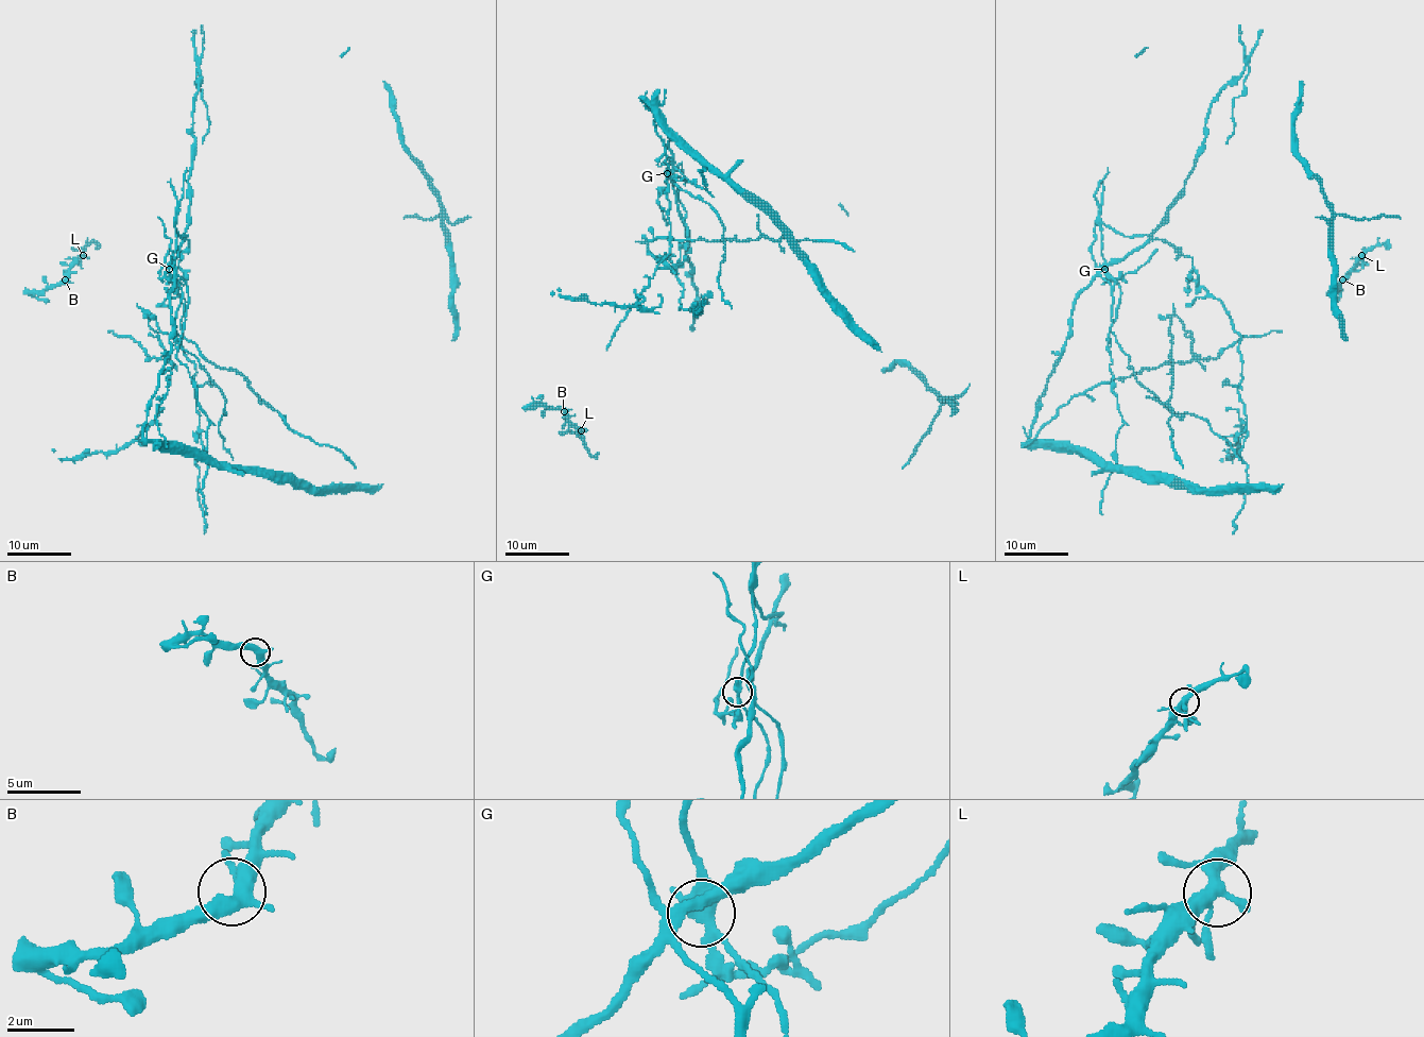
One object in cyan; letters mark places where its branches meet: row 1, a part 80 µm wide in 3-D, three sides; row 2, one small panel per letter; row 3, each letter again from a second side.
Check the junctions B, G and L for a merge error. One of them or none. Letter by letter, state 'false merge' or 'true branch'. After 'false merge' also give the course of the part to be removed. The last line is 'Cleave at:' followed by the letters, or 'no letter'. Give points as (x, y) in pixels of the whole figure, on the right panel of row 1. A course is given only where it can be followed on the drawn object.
B: true branch
G: false merge
L: true branch
Cleave at: G

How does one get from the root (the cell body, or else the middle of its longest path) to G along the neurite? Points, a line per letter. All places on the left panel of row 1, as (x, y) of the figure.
G: (195, 457), (176, 447), (159, 447), (143, 436), (148, 404), (170, 352), (173, 267), (169, 268)

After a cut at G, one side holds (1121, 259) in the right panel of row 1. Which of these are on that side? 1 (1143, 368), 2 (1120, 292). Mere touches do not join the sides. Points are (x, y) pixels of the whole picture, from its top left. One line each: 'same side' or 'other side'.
1: same side
2: other side

